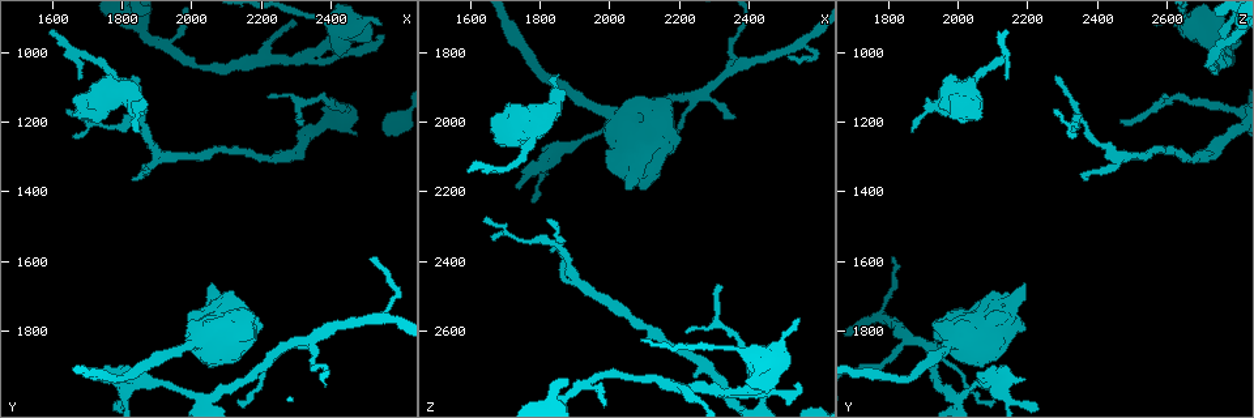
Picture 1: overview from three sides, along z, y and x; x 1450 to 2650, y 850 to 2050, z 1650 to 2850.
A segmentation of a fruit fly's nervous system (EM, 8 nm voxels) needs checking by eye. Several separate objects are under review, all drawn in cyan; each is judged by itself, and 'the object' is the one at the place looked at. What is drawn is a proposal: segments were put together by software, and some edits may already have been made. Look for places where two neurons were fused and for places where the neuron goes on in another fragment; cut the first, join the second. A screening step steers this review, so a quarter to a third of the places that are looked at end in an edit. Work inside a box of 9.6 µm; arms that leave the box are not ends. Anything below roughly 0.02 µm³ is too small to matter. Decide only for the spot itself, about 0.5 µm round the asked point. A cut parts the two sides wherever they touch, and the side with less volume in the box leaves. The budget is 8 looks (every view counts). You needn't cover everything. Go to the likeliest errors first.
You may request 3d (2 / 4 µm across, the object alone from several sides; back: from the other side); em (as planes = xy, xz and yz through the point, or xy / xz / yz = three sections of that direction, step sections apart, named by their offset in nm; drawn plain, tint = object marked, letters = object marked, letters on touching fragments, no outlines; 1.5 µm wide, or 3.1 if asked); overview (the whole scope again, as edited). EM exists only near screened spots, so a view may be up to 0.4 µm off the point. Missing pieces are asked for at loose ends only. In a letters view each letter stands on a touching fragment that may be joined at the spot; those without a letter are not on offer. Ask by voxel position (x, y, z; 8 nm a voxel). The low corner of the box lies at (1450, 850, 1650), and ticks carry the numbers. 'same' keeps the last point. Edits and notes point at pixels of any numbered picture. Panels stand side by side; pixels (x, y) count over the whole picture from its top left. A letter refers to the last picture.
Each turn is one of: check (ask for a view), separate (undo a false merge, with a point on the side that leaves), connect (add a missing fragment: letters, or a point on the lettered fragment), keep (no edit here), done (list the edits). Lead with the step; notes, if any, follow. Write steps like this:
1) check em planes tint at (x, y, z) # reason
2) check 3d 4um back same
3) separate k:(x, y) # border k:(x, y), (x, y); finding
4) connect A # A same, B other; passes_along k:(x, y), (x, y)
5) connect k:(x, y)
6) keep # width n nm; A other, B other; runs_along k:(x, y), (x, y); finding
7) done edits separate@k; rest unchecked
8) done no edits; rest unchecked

check em planes tint at (2060, 1660, 2200) # stops while still wide

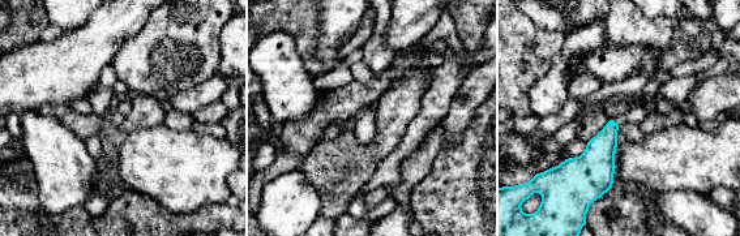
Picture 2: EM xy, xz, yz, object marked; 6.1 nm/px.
check em planes letters same # see the neighbours

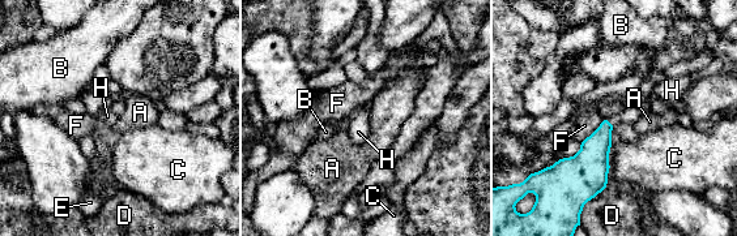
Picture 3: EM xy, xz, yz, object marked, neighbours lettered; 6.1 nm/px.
connect H # A other, B other, C other, D other, E other, F other, H same; passes_along 3:(592, 159), (609, 123), (633, 114); it goes on there

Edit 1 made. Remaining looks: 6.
check em xy step 8 tint at (1590, 950, 2140) # thin end

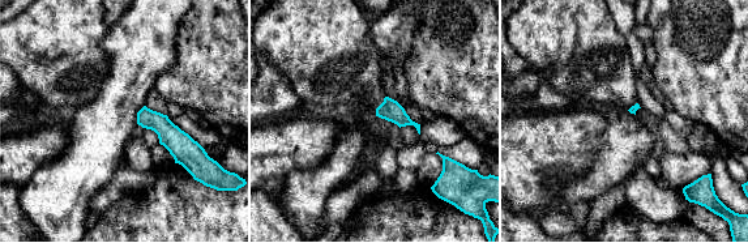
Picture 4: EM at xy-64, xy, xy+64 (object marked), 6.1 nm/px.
check em planes letters same

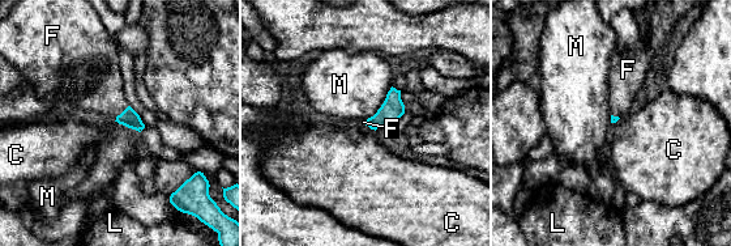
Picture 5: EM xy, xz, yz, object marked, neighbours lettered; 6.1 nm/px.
connect F # longest_contact M 280 nm; C other, F same, L other, M other; passes_along 5:(129, 118), (122, 113), (94, 83); it goes on there

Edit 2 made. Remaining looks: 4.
check 3d 4um back at (1840, 1230, 1870) # an open end

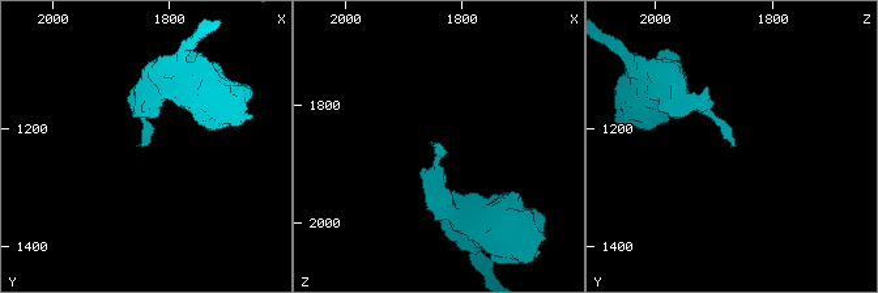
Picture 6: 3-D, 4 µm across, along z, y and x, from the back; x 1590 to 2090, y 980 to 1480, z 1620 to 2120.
check em planes letters at (1845, 1235, 1870)

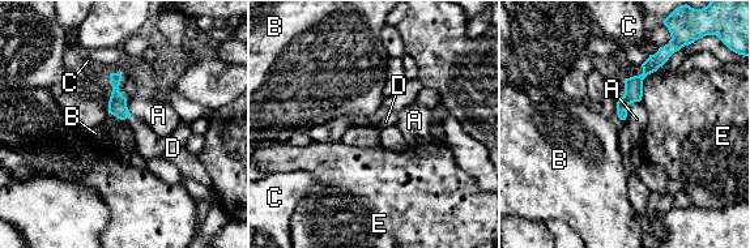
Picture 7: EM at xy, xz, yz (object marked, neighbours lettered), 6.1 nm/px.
connect D # A other, B other, C other, D same, E other; the neuron continues

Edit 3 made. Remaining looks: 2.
done edits connect@3, connect@5, connect@7; rest unchecked

